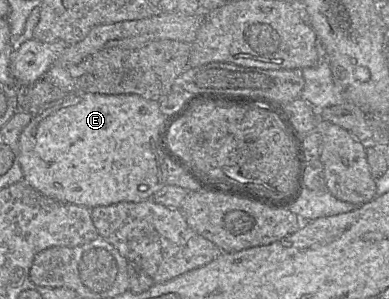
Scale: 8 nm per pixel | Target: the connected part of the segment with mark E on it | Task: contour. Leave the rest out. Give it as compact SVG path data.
M67 93L62 99L46 104L35 111L32 120L21 132L19 137L19 162L23 172L23 180L48 198L89 209L120 202L145 201L166 185L164 155L158 147L158 133L164 116L159 109L158 101L145 99L137 94Z

